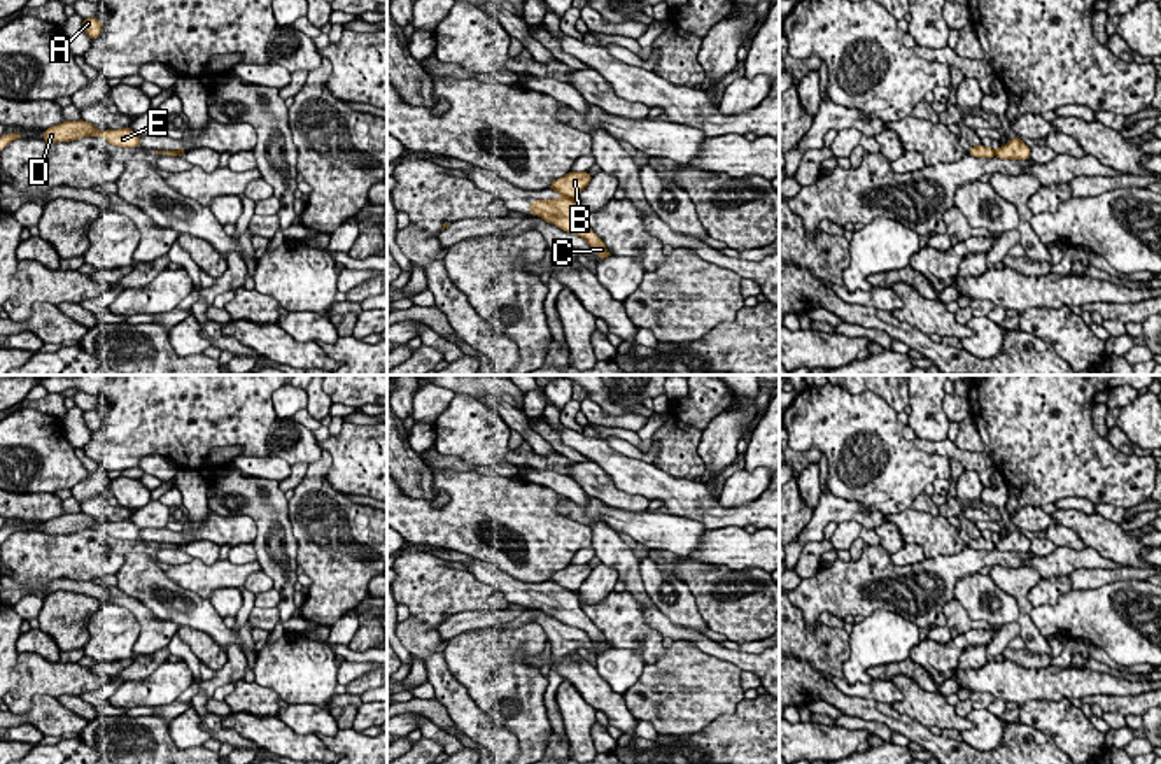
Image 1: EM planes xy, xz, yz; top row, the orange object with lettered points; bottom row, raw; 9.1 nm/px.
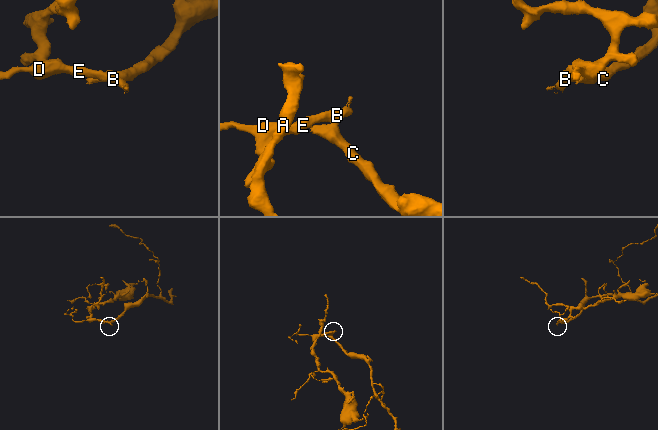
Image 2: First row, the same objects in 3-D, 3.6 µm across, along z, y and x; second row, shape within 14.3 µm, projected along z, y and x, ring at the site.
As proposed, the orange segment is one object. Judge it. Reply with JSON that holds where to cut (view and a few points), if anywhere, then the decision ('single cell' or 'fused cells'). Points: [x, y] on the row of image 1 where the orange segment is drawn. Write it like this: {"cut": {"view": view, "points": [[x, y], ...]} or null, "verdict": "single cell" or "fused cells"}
{"cut": {"view": "xz", "points": [[564, 195], [575, 200]]}, "verdict": "fused cells"}

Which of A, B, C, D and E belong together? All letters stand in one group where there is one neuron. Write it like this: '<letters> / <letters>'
A B D E / C

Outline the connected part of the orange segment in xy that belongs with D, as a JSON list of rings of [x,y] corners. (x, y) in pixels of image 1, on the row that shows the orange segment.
[[[84,119],[63,121],[42,133],[42,138],[49,144],[79,140],[84,137],[105,137],[110,145],[117,147],[140,147],[140,135],[137,135],[131,128],[103,130],[100,133],[96,126]]]

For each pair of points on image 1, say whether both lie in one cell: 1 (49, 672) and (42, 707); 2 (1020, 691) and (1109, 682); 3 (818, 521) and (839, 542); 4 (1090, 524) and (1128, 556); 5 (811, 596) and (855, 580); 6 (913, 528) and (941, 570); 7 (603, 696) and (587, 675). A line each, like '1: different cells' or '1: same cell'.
1: different cells
2: same cell
3: different cells
4: same cell
5: same cell
6: different cells
7: same cell

